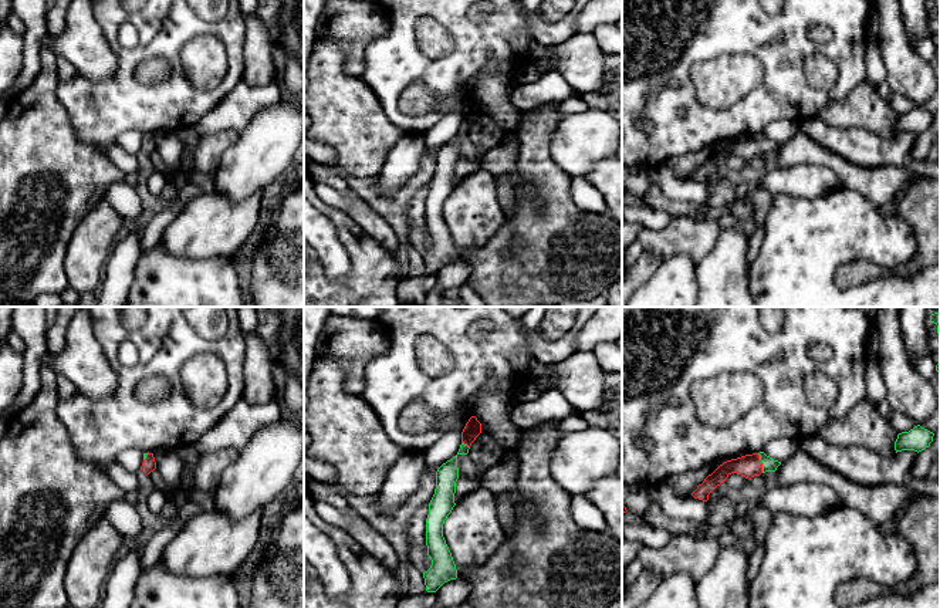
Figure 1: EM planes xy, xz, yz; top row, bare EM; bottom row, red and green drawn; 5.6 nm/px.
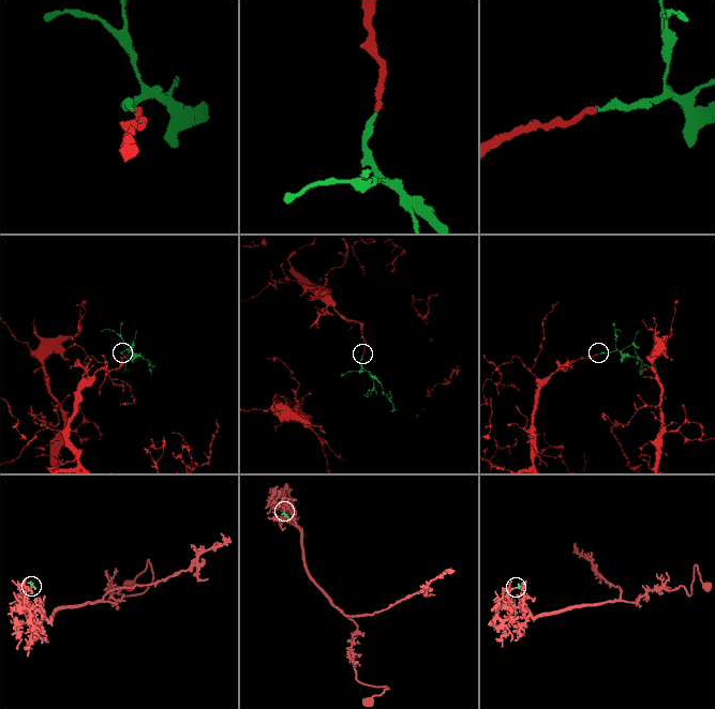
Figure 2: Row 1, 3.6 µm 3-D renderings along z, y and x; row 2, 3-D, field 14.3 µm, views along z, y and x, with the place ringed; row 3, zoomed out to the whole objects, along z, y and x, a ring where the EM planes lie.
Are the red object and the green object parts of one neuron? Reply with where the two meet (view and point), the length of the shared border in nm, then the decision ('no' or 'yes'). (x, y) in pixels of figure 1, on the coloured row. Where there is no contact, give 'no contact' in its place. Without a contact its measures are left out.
yz (761, 463) | 120 nm | yes

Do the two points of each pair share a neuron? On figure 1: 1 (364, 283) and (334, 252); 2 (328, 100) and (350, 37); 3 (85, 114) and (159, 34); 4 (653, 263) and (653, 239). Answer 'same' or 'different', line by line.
1: different
2: different
3: same
4: different

